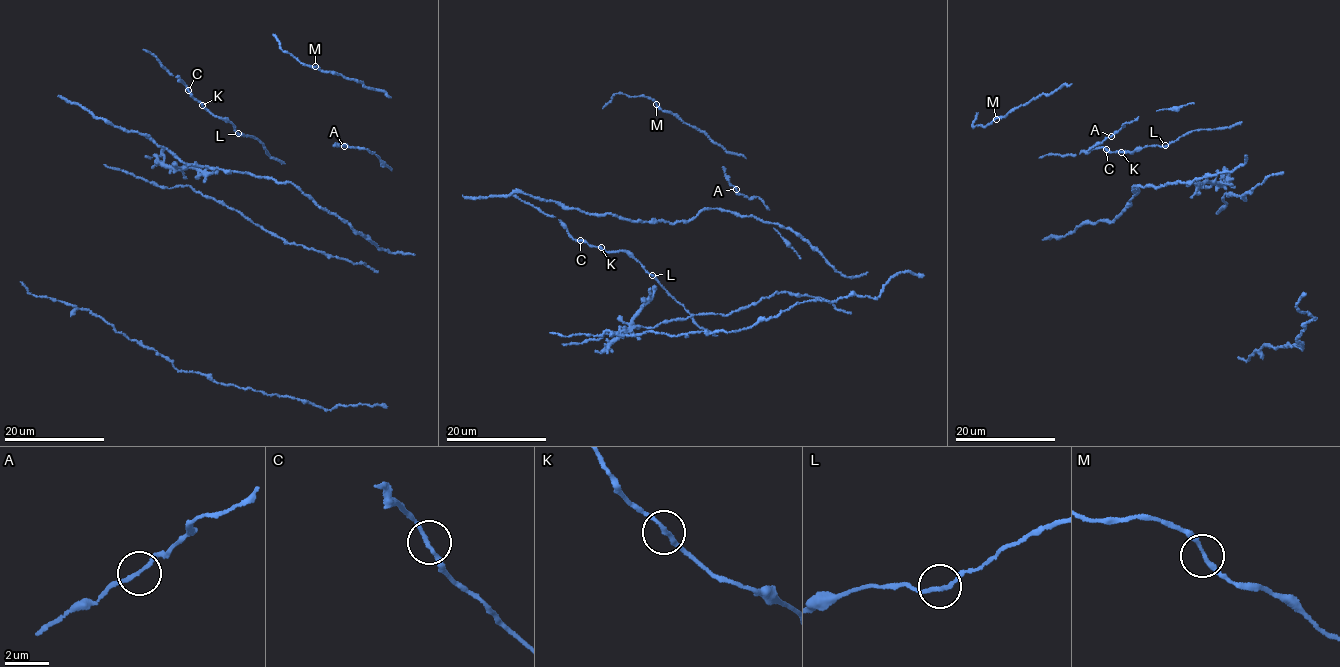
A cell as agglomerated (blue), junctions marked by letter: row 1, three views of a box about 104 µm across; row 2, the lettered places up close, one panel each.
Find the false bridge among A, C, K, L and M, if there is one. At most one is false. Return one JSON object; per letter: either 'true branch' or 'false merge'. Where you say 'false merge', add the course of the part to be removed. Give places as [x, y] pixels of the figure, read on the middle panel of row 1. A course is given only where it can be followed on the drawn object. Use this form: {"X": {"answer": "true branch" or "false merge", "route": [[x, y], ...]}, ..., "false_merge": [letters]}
{"A": {"answer": "true branch"}, "C": {"answer": "true branch"}, "K": {"answer": "true branch"}, "L": {"answer": "true branch"}, "M": {"answer": "true branch"}, "false_merge": []}

